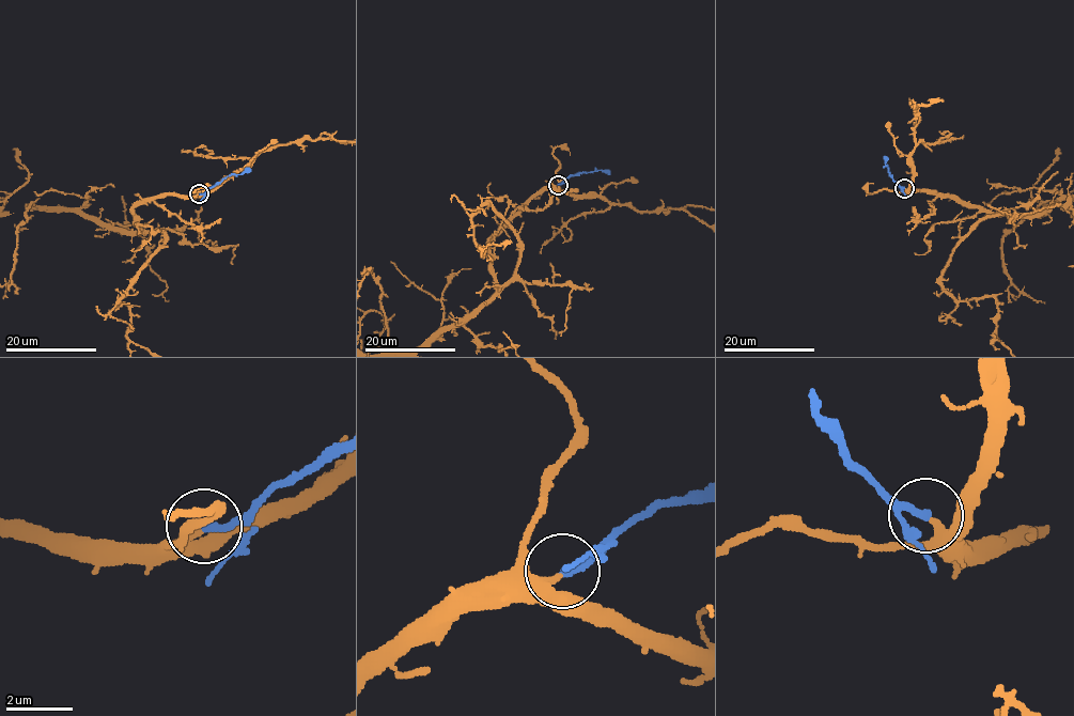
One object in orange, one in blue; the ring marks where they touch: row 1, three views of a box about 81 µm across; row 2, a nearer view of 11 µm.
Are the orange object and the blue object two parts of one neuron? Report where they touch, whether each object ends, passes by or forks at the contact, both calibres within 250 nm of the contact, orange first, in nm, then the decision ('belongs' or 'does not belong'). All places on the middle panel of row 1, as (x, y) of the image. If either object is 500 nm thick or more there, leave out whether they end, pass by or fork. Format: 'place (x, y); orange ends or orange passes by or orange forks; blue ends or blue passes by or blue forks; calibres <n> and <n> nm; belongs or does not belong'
place (558, 185); orange passes by; blue ends; calibres 220 and 240 nm; belongs

